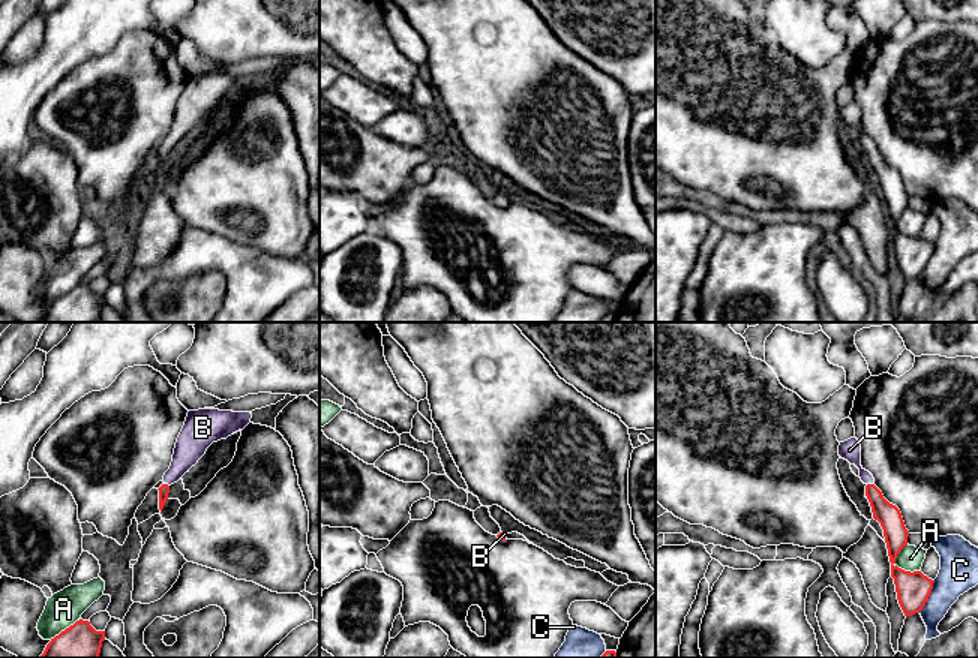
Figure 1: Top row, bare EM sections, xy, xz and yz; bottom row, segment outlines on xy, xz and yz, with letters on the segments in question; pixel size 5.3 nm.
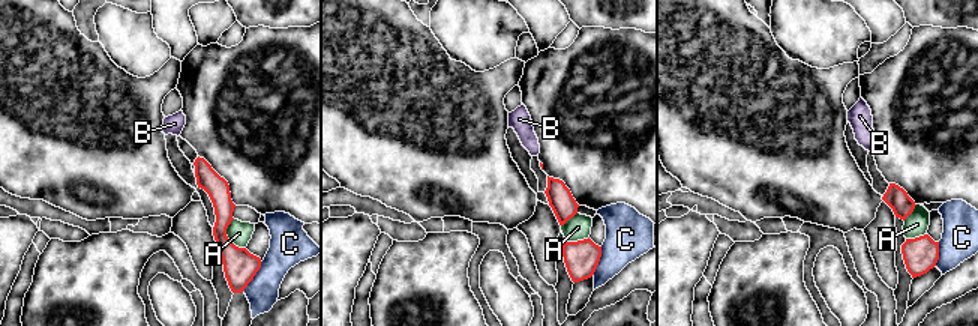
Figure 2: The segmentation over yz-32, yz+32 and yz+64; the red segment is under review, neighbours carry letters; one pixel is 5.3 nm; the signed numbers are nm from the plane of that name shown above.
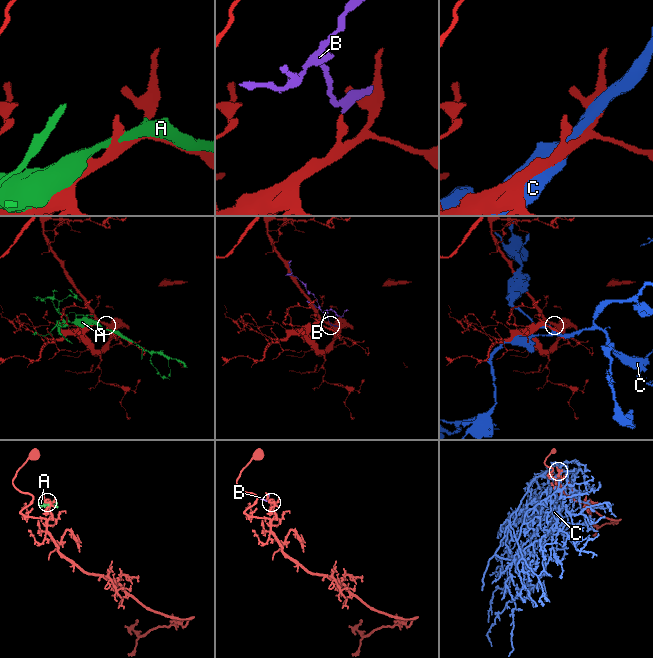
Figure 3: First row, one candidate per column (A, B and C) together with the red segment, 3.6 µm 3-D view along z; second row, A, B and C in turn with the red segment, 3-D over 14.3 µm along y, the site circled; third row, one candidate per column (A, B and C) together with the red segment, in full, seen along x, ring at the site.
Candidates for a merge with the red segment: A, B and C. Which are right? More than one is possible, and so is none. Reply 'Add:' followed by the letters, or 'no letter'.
Add: B

